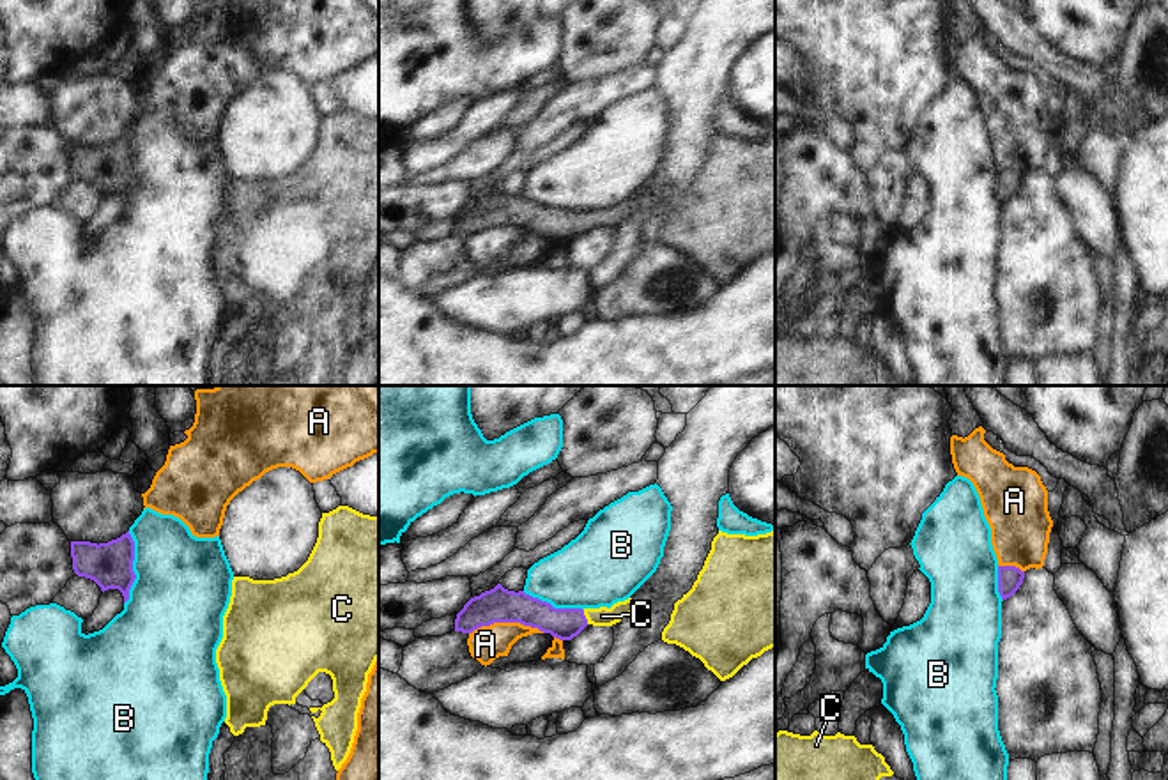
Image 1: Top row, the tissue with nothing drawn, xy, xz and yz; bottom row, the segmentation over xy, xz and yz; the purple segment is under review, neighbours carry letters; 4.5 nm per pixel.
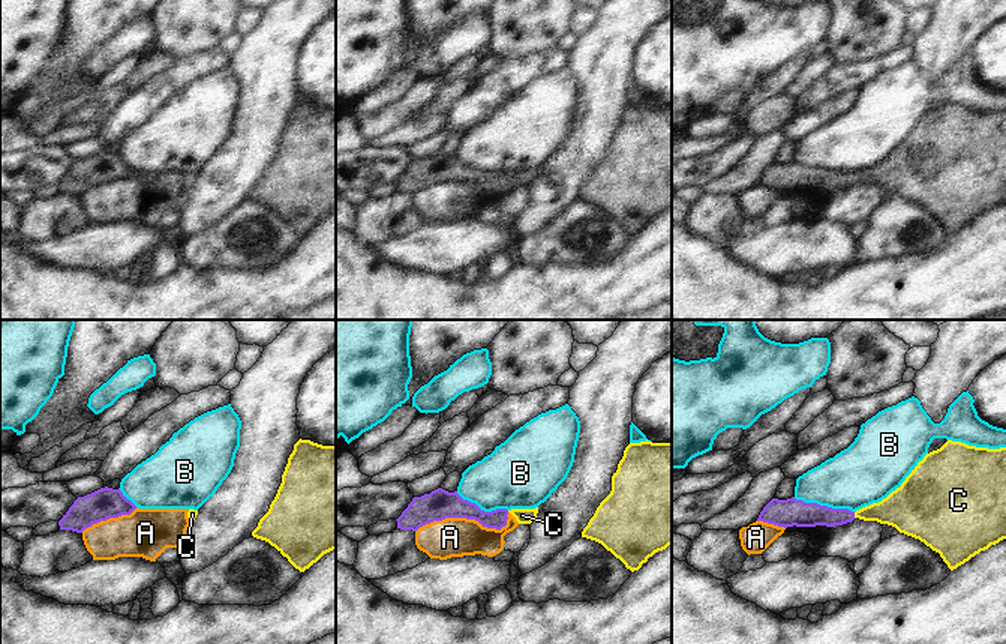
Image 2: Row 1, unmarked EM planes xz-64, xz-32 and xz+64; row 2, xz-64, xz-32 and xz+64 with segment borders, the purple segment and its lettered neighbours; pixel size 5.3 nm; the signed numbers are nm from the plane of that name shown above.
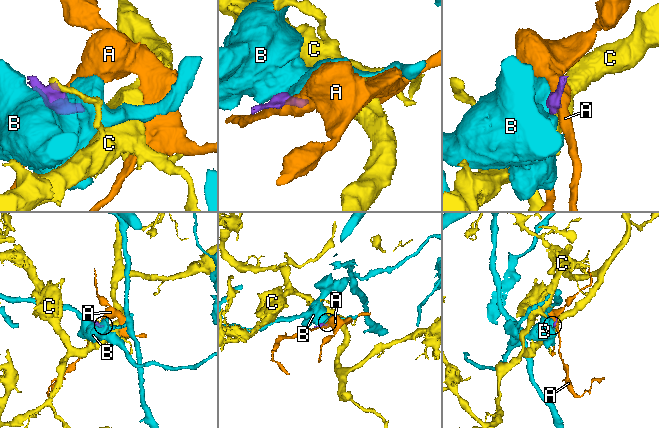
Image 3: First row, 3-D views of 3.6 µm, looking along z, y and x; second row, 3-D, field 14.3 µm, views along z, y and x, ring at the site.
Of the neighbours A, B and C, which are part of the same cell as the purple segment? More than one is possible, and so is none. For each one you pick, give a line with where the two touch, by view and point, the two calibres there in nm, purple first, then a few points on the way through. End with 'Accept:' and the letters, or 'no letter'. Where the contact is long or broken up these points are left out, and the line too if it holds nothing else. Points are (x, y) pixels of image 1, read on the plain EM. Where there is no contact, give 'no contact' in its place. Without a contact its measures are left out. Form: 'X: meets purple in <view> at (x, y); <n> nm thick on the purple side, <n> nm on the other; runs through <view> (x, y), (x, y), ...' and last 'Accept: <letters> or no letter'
C: meets purple in xz at (584, 221); 140 nm thick on the purple side, 90 nm on the other; runs through xz (563, 227), (584, 221), (602, 220)
Accept: C

